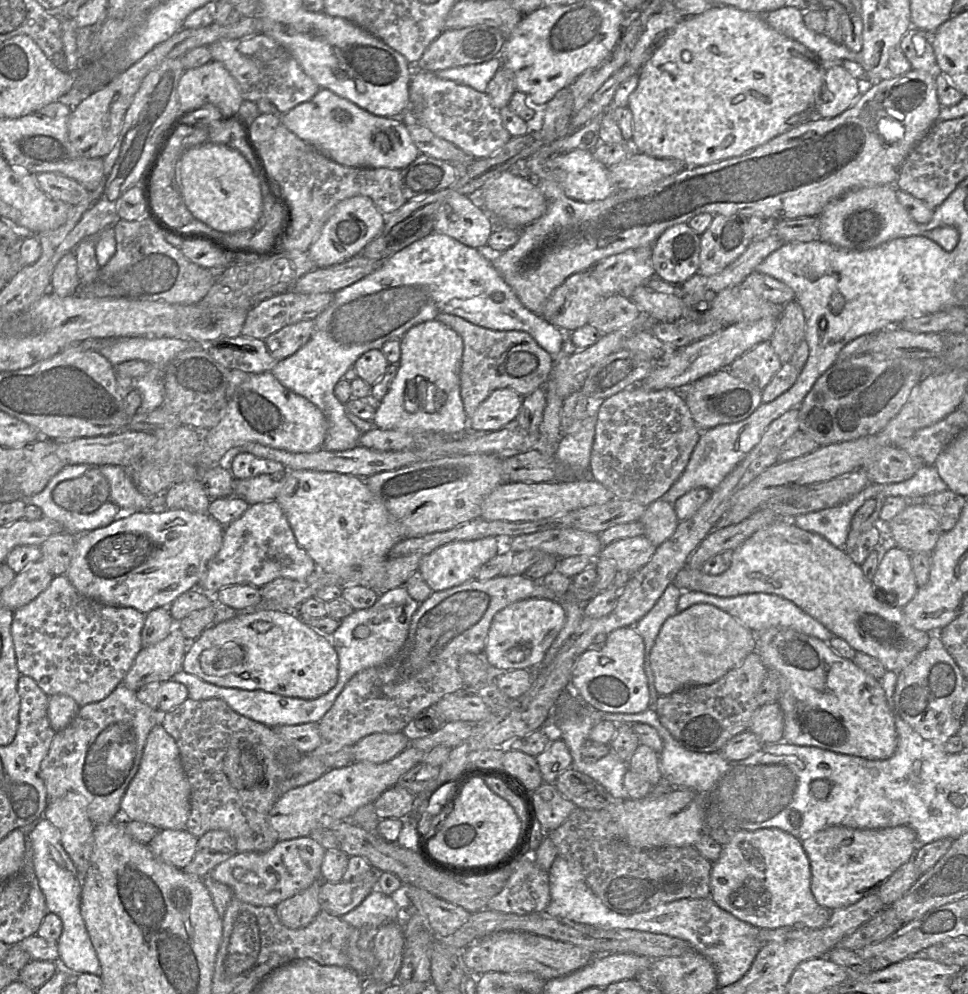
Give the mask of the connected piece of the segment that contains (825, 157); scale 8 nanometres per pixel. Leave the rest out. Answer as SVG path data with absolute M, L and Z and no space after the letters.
M938 68L934 72L910 70L900 76L884 78L883 80L877 81L875 84L869 84L867 82L864 91L861 92L861 95L858 97L855 103L843 113L834 118L824 119L821 117L814 117L811 120L804 122L794 127L793 129L772 138L768 142L741 156L728 158L704 166L685 167L680 172L665 177L651 185L632 190L615 191L613 194L603 200L592 202L576 201L567 197L561 186L553 180L544 179L534 181L547 201L547 209L545 213L539 219L521 228L519 231L519 239L516 244L492 260L492 264L504 279L504 281L515 292L521 303L530 311L539 316L542 316L542 311L545 307L545 304L553 291L559 287L569 276L575 273L588 271L601 260L614 254L619 254L629 249L652 247L655 241L665 230L677 224L687 223L691 218L698 214L709 213L713 217L716 215L742 215L745 217L750 217L752 215L762 215L766 217L772 217L777 221L791 220L809 216L818 216L828 203L854 189L881 185L894 185L905 159L908 157L914 147L928 134L931 127L935 125L936 121L938 120L941 106L938 100L935 83L935 75L937 72L940 72L938 71Z

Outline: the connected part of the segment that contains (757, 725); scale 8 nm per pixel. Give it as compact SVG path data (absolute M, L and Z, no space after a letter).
M778 702L766 703L754 713L749 730L766 744L783 741L784 714Z

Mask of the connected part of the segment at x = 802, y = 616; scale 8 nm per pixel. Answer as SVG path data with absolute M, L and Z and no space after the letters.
M682 592L677 603L677 614L695 604L711 604L731 615L756 635L771 628L790 629L829 642L834 636L824 625L808 615L793 602L773 594L751 593L735 597L718 597L703 592Z

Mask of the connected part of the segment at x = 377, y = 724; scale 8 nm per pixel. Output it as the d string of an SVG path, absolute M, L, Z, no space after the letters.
M524 574L517 575L500 575L488 580L477 580L471 579L470 581L463 583L459 586L452 587L447 590L434 592L423 602L419 603L417 611L414 613L412 620L410 622L409 633L406 642L397 654L388 663L378 666L364 669L357 674L355 674L345 685L341 693L337 696L333 706L328 710L328 712L322 717L318 722L320 736L323 742L337 742L339 744L345 744L353 746L362 738L374 734L374 733L395 733L402 732L402 730L407 726L407 724L415 718L423 710L435 705L442 697L447 694L456 692L464 687L462 677L458 670L458 662L462 655L467 653L472 654L483 654L485 647L488 631L493 620L494 615L506 607L507 605L528 598L543 598L553 601L559 601L563 596L557 596L551 589L547 588L540 581L535 581L533 579L527 578Z

